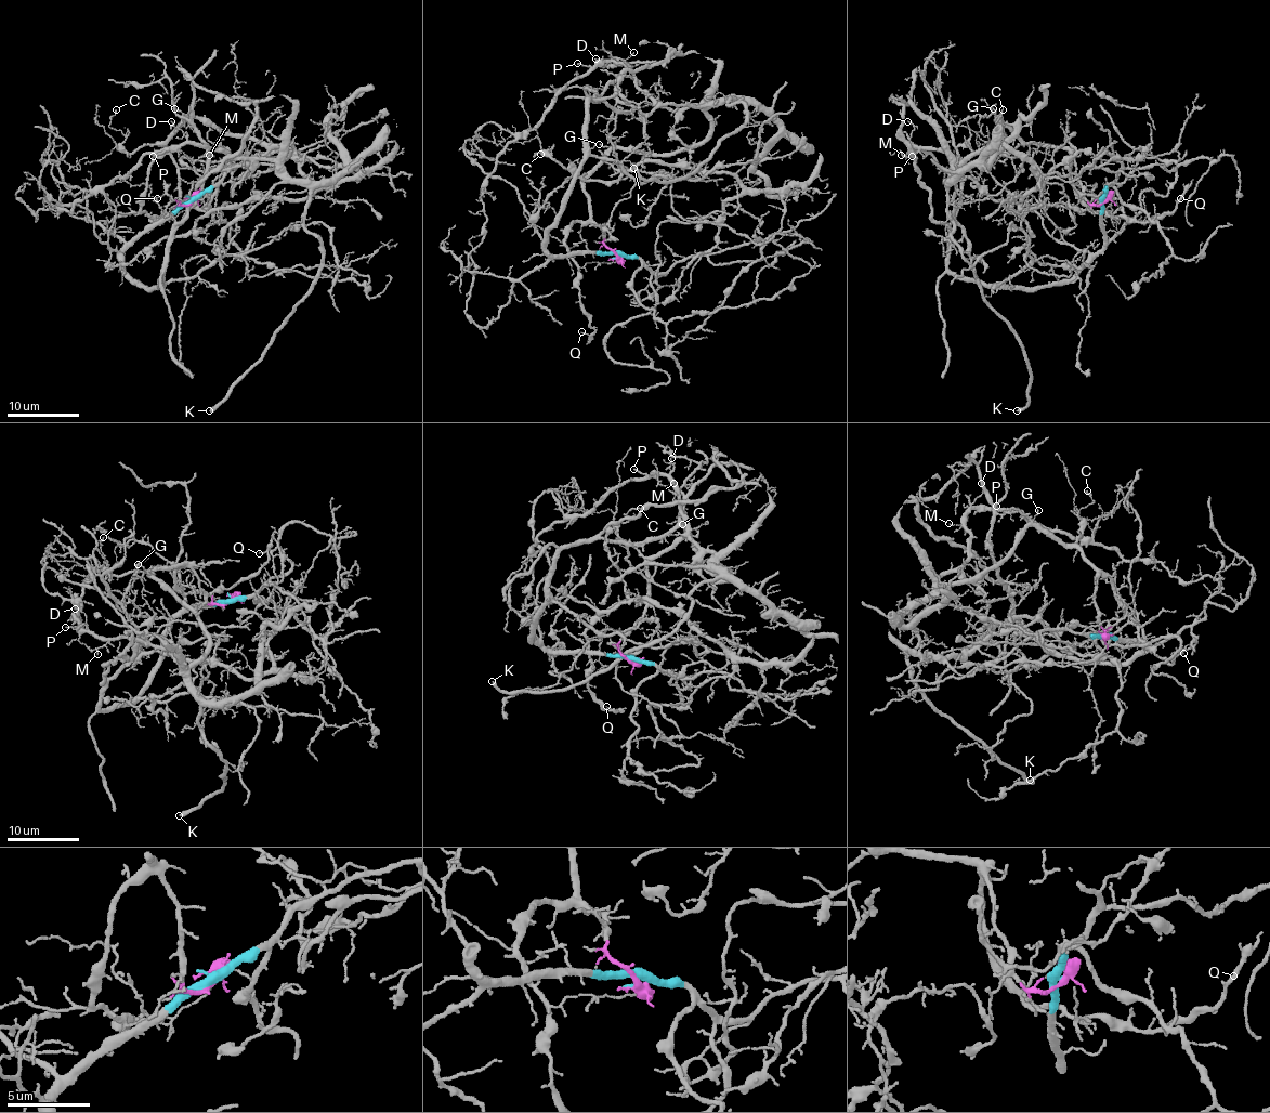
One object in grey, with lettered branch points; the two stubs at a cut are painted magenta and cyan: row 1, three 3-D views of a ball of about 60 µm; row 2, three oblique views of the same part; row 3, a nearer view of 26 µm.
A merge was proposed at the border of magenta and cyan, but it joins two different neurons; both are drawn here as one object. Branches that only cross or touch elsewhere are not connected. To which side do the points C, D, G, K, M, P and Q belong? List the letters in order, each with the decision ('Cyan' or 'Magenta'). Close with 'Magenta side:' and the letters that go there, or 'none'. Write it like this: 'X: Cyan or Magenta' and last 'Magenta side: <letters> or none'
C: Magenta
D: Magenta
G: Magenta
K: Magenta
M: Magenta
P: Magenta
Q: Magenta
Magenta side: C, D, G, K, M, P, Q

